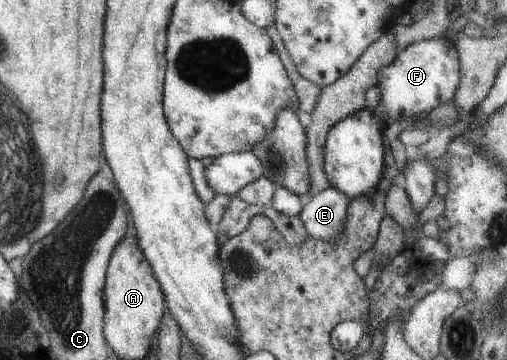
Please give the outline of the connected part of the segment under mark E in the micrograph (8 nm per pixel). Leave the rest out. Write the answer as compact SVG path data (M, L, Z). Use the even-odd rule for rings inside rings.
M329 186L305 198L296 215L309 237L323 242L335 242L341 238L341 230L345 228L347 206L349 198L337 188Z

